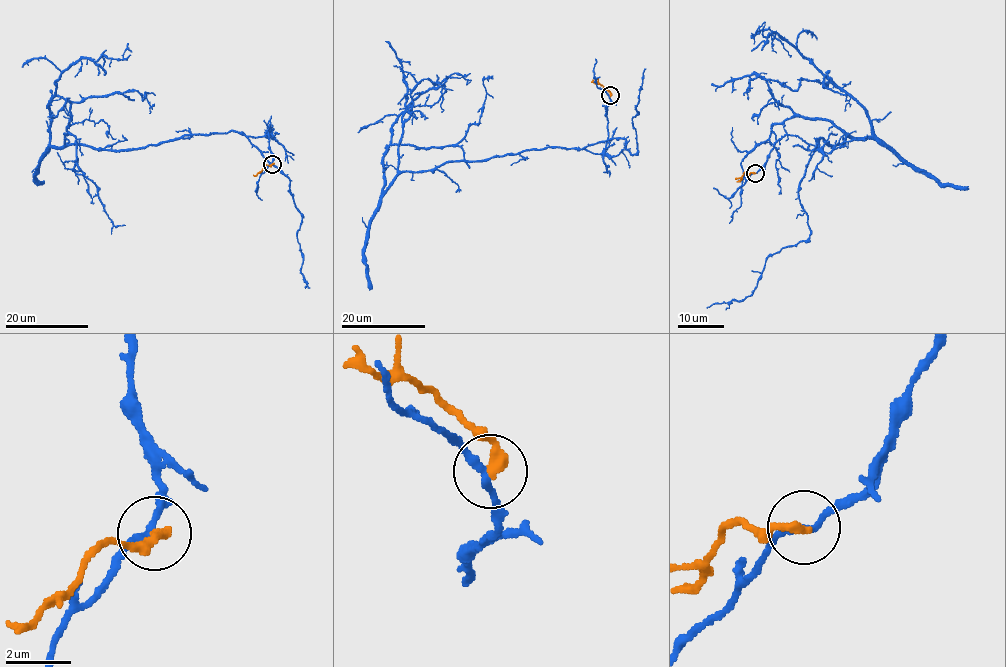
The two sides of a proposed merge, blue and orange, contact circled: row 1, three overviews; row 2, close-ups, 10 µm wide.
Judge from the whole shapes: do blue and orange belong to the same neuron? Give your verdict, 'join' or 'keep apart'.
keep apart

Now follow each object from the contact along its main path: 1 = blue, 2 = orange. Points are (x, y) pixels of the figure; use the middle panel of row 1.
1: (609, 95), (600, 153), (445, 161), (401, 172), (382, 194), (390, 145), (456, 145), (478, 124), (487, 79)
2: (610, 95), (605, 87), (591, 82)

